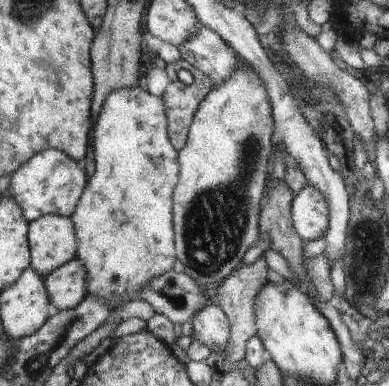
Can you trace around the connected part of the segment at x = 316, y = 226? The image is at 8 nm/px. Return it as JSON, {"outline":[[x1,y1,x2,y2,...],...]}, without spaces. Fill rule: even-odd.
{"outline":[[306,184,292,200,291,218,304,242,322,238,329,226,329,206,322,192]]}

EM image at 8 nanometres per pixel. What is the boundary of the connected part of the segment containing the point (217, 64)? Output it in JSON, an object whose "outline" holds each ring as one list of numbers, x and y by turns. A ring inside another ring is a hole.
{"outline":[[200,24,198,32,178,46,181,58,214,80,214,87,224,82,232,70,243,63,235,50,208,26]]}

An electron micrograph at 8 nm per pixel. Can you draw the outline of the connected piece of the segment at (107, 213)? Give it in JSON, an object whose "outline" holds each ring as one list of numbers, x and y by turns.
{"outline":[[139,85,108,96,94,124,95,171,70,220,76,231,76,258,86,270,86,292,104,298,112,310,140,299,140,290,150,280,174,266,173,190,179,178,178,154,170,142,163,98,152,96]]}

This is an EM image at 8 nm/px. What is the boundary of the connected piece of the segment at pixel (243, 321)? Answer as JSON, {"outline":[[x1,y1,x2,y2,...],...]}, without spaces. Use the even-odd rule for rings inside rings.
{"outline":[[259,258,250,266,241,264,234,272,230,273,223,282,212,290,214,300,222,307,230,323,230,340,226,346,225,360,240,362,245,358,246,342,256,335,256,314,254,314,254,300,258,292,268,284,268,266,264,258]]}

